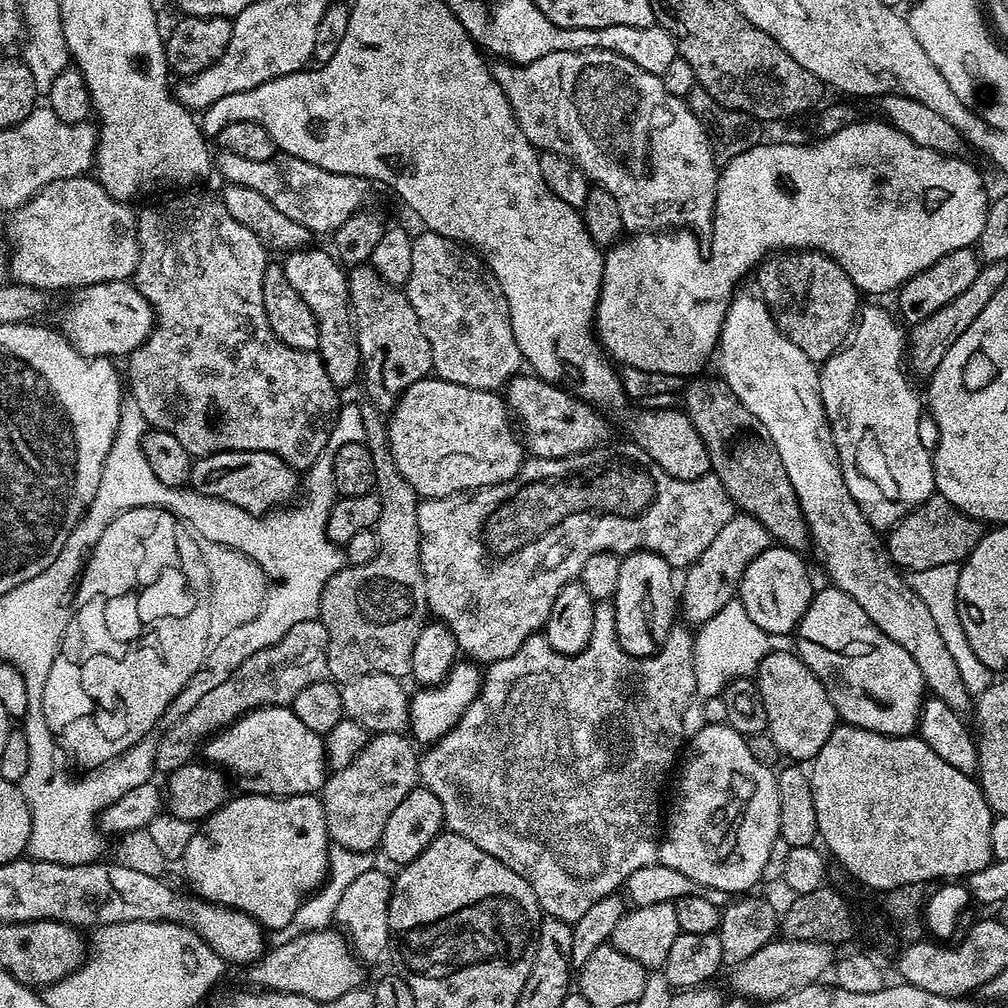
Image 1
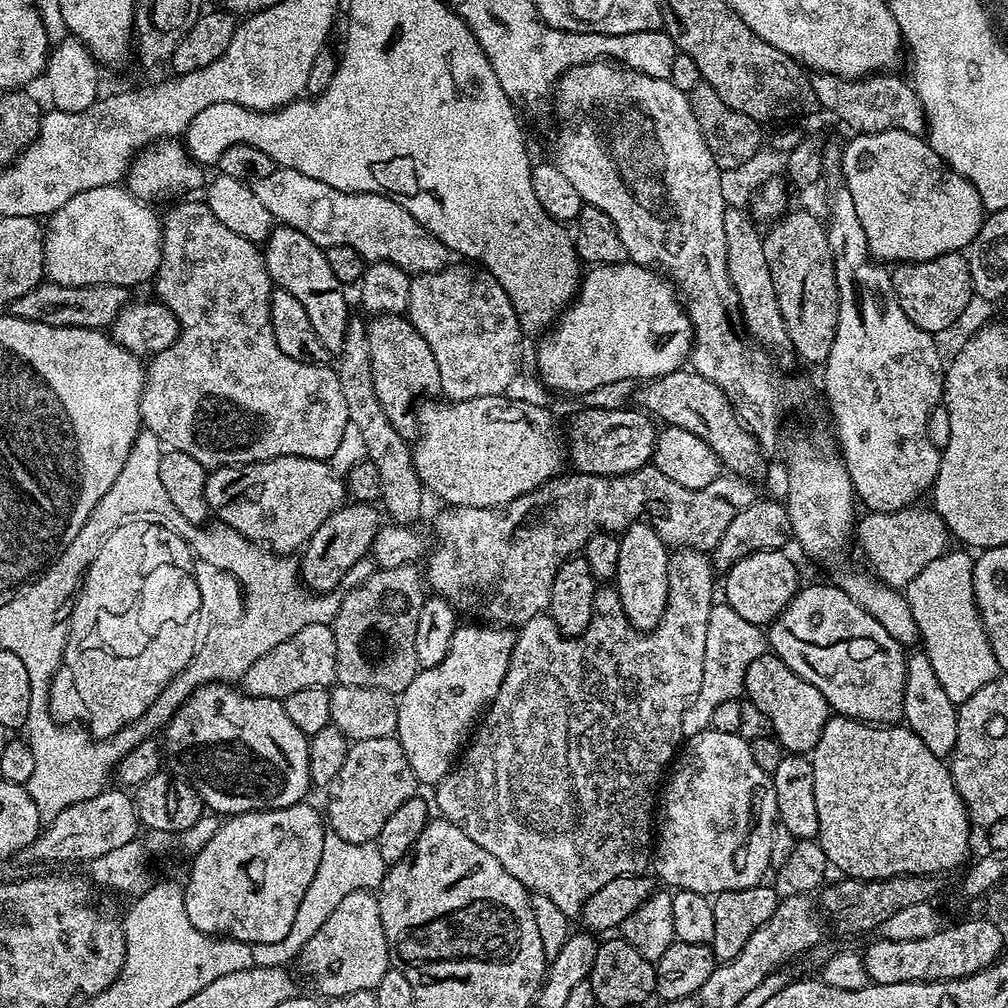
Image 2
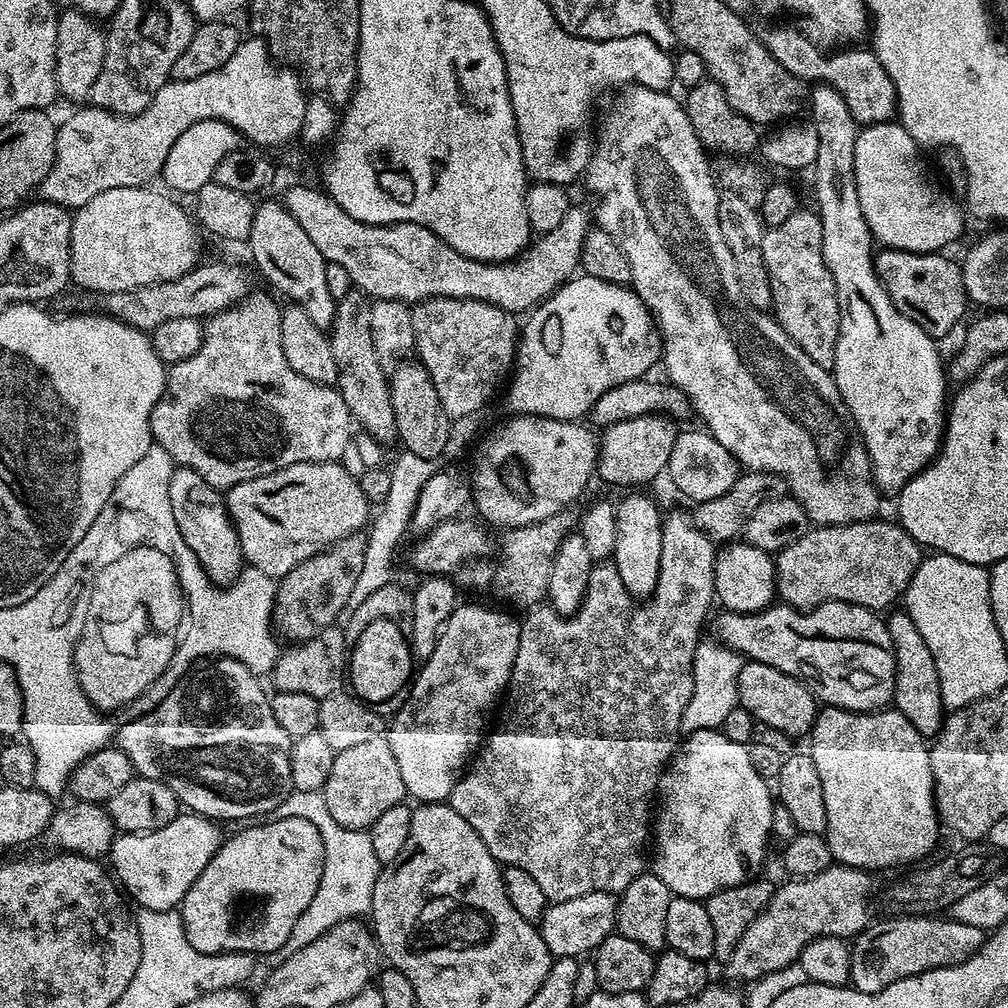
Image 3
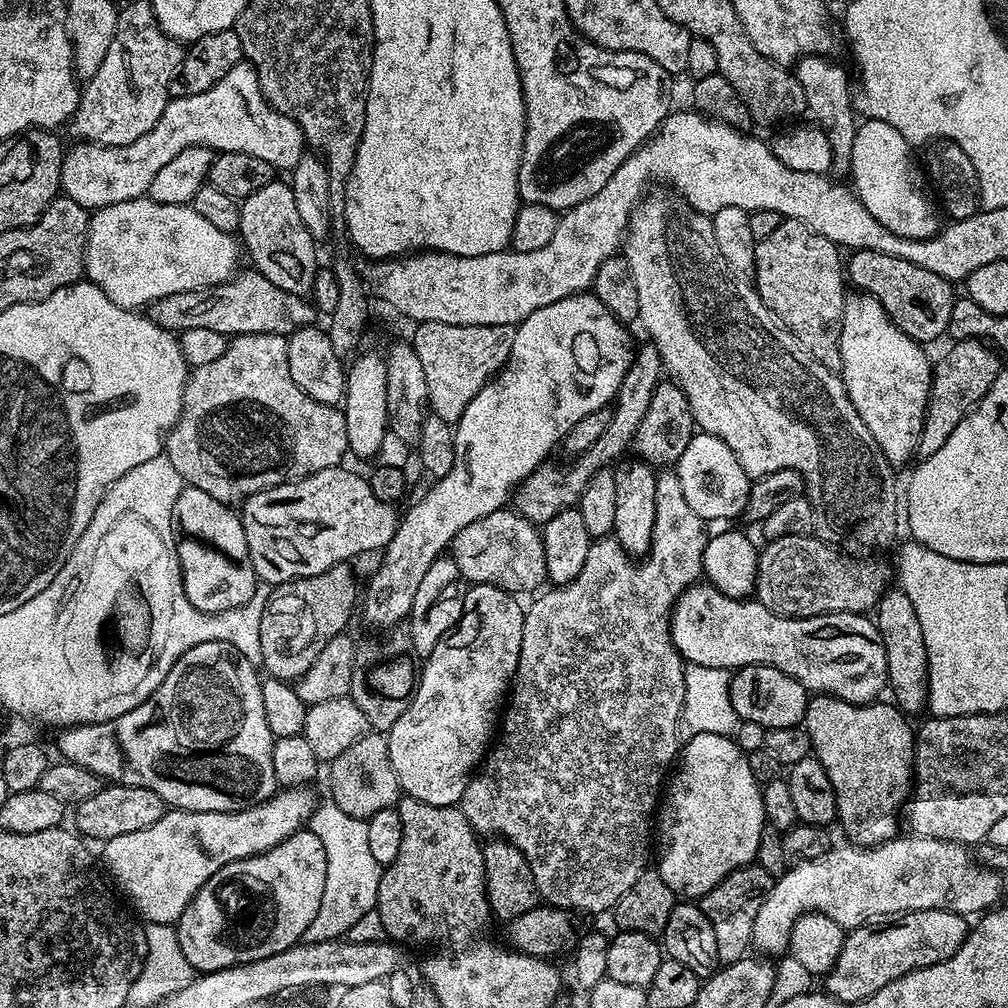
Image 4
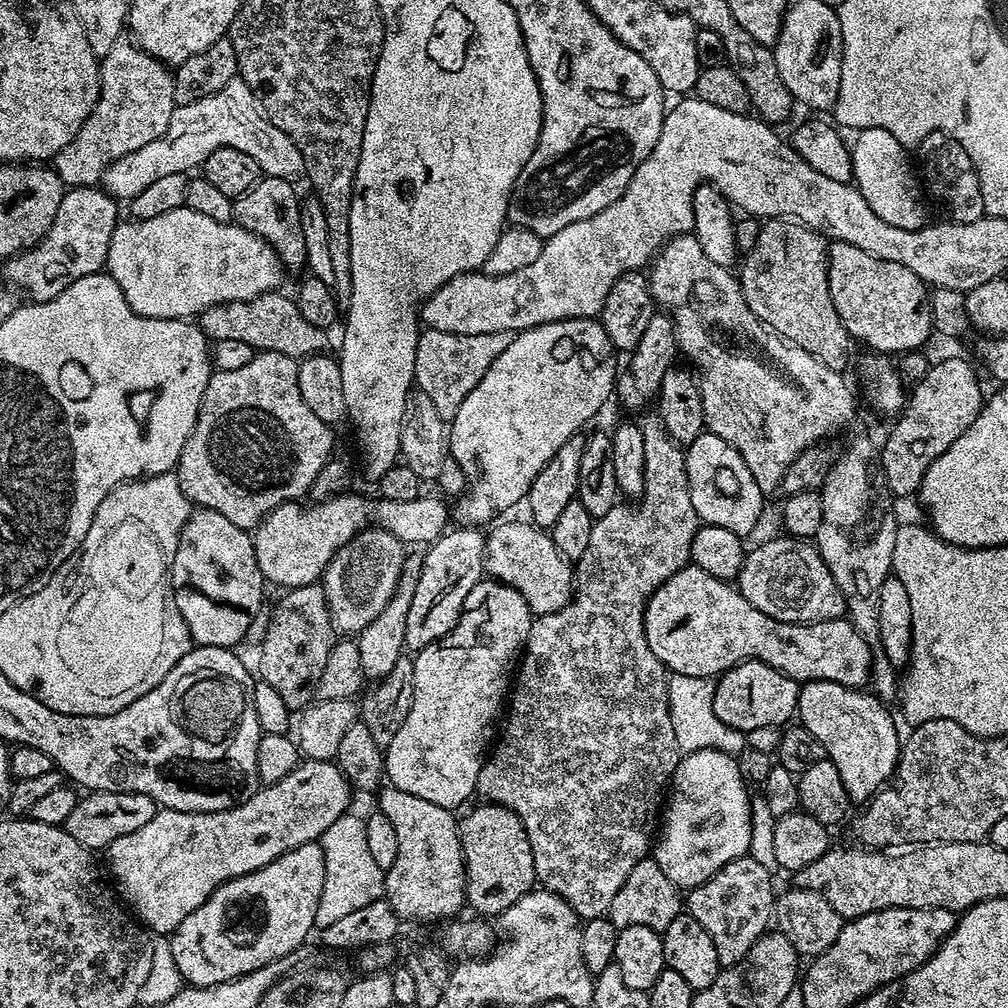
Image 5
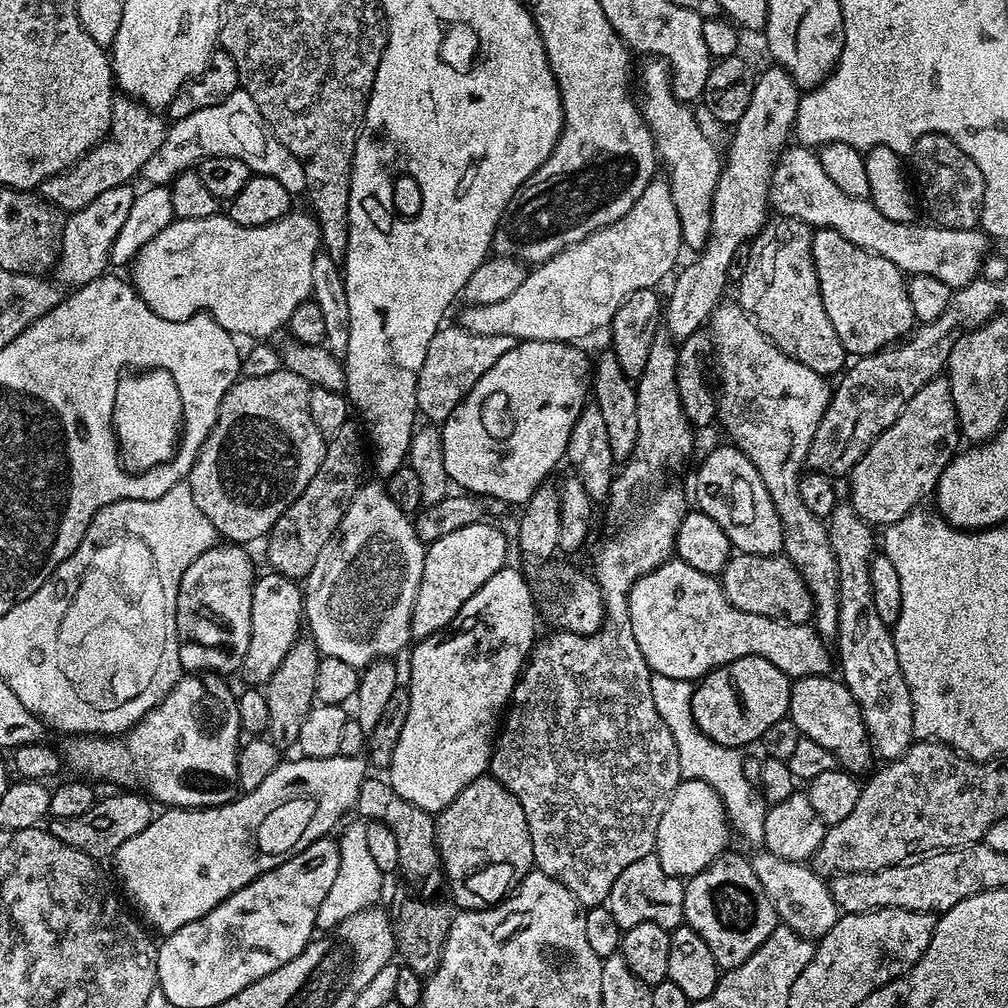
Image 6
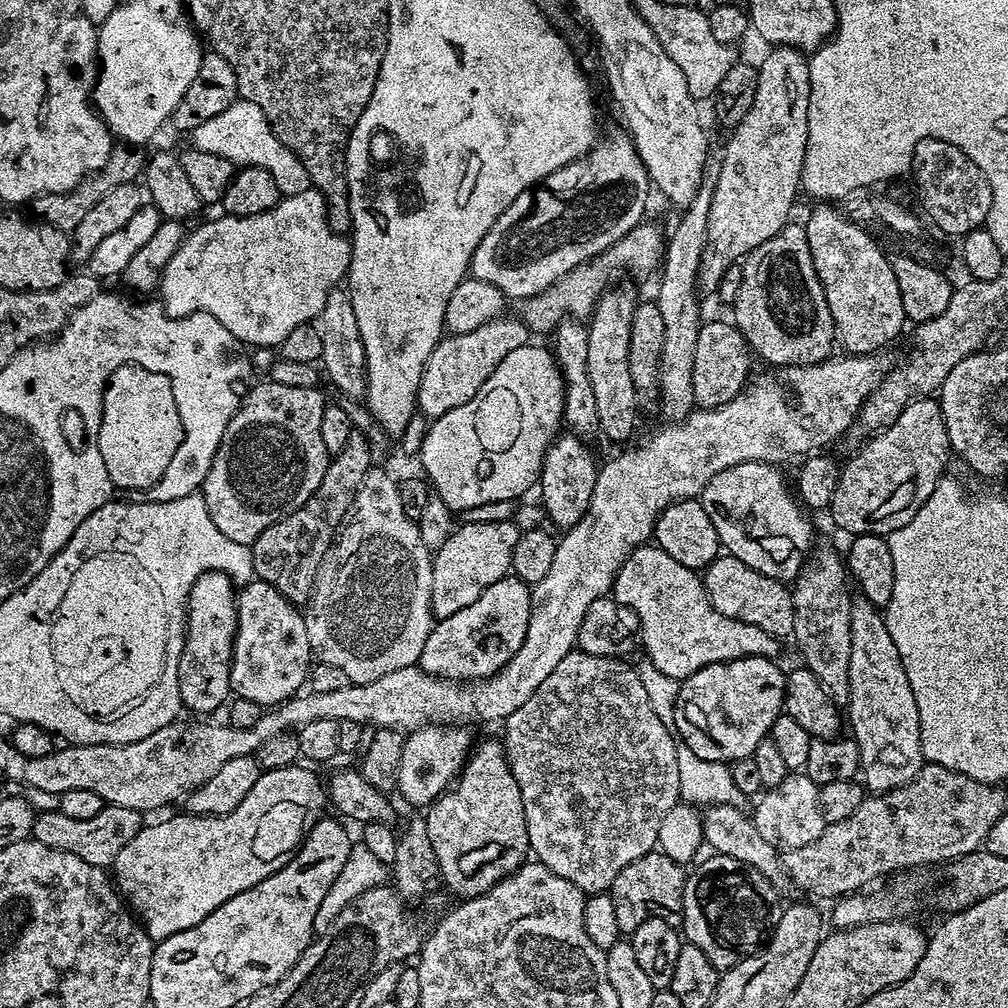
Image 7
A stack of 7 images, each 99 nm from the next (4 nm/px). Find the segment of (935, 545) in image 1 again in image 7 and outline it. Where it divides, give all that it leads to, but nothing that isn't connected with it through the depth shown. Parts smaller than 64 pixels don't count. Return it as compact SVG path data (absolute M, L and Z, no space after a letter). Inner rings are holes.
M727 554L717 556L712 564L703 569L702 579L706 594L714 610L718 610L718 614L726 614L726 618L746 622L768 636L791 637L794 606L792 592L786 587L785 581L775 580L766 574L758 574L758 570L750 570L746 562L738 562L738 558Z

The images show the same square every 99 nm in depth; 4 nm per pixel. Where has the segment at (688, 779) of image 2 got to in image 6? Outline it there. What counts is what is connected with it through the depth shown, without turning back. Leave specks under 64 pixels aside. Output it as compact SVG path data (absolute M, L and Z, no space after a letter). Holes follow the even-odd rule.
M681 779L670 798L670 806L666 806L666 814L662 814L662 822L658 822L654 854L666 874L687 878L710 866L714 858L726 851L728 832L728 815L720 795L706 782Z

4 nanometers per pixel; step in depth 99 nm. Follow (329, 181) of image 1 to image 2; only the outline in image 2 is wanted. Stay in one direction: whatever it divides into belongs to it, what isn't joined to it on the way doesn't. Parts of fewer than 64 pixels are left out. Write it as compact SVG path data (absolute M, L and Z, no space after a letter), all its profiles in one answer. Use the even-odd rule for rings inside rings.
M276 167L261 180L251 181L254 194L270 210L273 221L293 228L322 249L350 246L366 262L393 264L409 274L437 272L449 267L450 253L396 200L375 192L343 192L326 186L318 178L298 174L298 170ZM449 259L449 260L448 260Z

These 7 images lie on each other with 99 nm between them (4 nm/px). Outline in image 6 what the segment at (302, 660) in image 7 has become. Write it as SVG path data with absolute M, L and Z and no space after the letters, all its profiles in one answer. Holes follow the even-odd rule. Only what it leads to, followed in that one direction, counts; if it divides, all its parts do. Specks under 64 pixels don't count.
M271 570L261 573L251 590L250 644L246 650L242 672L248 675L247 683L252 686L267 685L268 679L282 666L282 658L301 639L304 620L304 598L301 585Z

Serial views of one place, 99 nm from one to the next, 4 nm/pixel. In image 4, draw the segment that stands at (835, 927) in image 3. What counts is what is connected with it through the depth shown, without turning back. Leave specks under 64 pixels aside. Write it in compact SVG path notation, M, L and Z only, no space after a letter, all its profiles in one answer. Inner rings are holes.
M904 834L897 835L896 839L887 840L885 844L847 846L848 848L833 846L828 849L826 854L822 854L822 858L795 861L787 872L784 872L781 876L775 877L772 888L769 890L769 893L766 894L762 906L759 907L758 916L754 920L751 947L755 949L757 953L763 954L768 958L776 958L781 954L787 953L788 943L790 942L790 932L794 930L794 922L798 922L798 918L807 912L821 912L822 914L826 914L826 918L834 918L834 922L838 922L838 926L842 926L846 930L851 930L863 924L871 924L872 921L881 919L885 916L897 916L900 912L917 912L918 910L930 910L931 908L945 908L951 912L957 912L959 916L972 918L977 914L983 914L997 907L997 905L1003 901L1000 899L1004 896L1005 877L1001 875L1001 873L990 870L984 864L981 864L965 845L956 844L953 840L935 840L932 836L907 835L908 836L904 836Z

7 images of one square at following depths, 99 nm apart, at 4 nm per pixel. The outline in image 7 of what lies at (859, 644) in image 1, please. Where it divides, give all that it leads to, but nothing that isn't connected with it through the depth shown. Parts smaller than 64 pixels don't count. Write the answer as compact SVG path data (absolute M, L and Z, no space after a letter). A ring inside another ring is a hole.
M649 542L643 548L636 548L625 558L612 584L611 595L617 605L625 609L628 607L636 615L640 623L640 640L648 651L647 663L658 666L662 674L670 674L670 678L675 680L684 680L706 666L724 664L727 660L747 656L779 657L781 641L777 637L768 636L746 622L726 618L726 614L718 614L706 594L703 579L693 569L682 566L682 562L674 562L674 558L657 548L655 543Z

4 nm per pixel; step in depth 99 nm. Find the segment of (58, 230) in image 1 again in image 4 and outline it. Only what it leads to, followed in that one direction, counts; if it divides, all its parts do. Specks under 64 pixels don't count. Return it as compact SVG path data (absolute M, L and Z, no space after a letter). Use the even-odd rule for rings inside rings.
M141 198L138 200L127 200L126 202L118 202L117 204L111 204L110 206L106 206L105 208L97 208L95 211L91 213L90 221L88 224L88 246L86 248L86 258L84 259L84 271L86 273L87 279L91 281L91 283L97 284L100 289L105 292L105 294L110 298L110 302L114 302L118 306L122 306L123 308L130 308L133 310L144 310L149 306L156 303L156 301L161 300L162 298L166 298L170 294L186 294L190 290L198 290L199 288L209 288L210 286L214 286L215 284L224 284L226 281L232 279L233 276L236 275L238 271L238 265L236 263L239 262L241 256L242 260L242 248L238 243L237 237L233 235L231 232L223 232L222 230L218 230L215 226L206 222L206 218L202 218L202 214L198 214L192 207L187 204L163 204L162 202L154 202L153 200L147 198Z

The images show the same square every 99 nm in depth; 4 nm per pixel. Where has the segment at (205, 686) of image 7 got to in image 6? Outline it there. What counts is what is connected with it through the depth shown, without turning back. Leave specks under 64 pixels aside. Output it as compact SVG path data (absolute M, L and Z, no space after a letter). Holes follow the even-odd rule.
M220 542L205 548L202 554L182 574L176 594L176 633L179 636L179 662L188 672L211 672L222 676L238 672L243 667L250 644L250 607L252 585L258 577L252 569L252 560L239 544Z

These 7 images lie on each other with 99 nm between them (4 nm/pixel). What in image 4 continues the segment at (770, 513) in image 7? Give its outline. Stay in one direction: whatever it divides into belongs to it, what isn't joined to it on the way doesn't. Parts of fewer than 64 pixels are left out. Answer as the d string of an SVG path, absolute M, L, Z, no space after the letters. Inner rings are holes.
M697 431L690 438L682 458L674 465L678 482L682 482L682 494L694 514L705 522L711 520L732 520L743 517L750 481L742 470L734 450L722 442L722 438L714 438L714 434Z

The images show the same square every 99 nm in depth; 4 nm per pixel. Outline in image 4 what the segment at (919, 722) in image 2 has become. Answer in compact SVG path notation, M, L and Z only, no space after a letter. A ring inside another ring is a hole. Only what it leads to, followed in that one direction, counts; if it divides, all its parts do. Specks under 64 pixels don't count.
M899 588L889 589L876 603L874 619L886 650L887 687L890 692L892 688L891 699L905 714L923 713L928 707L928 659L926 642L922 638L922 625L918 623L918 614L910 598Z

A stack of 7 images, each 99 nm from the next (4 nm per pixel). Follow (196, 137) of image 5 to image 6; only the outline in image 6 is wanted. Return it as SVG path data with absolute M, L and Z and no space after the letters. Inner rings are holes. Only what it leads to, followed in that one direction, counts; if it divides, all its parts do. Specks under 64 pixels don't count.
M242 90L230 94L230 98L226 98L226 102L218 102L218 106L206 106L206 110L194 110L194 114L175 121L168 128L166 138L154 154L154 158L146 162L142 173L143 179L148 179L147 183L152 186L171 185L174 177L199 165L205 156L237 156L246 162L248 169L255 175L278 178L278 182L282 182L282 186L286 186L286 190L290 193L299 194L306 189L306 170L302 162L298 162L298 158L294 158L294 154L290 154L290 150L282 146L282 142L278 142L278 138L265 124L258 106L254 106L254 98L250 98L250 94Z

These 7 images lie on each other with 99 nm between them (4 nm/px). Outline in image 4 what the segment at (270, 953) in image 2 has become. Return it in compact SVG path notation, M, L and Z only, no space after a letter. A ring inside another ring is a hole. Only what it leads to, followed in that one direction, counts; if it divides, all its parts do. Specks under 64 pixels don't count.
M331 802L317 803L316 809L312 811L310 831L318 834L318 838L322 838L322 846L326 846L326 886L322 890L322 906L318 906L318 914L314 914L314 922L310 922L310 926L306 926L303 943L313 944L347 937L351 933L348 931L368 911L371 913L375 909L382 865L374 859L374 853L370 851L370 846L366 842L367 829L367 820L354 818L350 814L346 814L346 810L342 810L342 806Z

